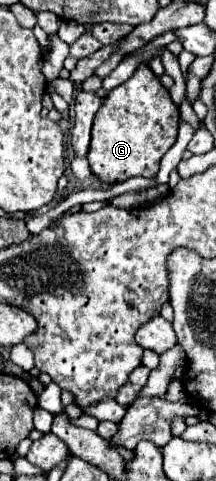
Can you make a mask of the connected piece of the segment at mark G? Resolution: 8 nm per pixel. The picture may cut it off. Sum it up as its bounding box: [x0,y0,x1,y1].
[88,63,178,183]

